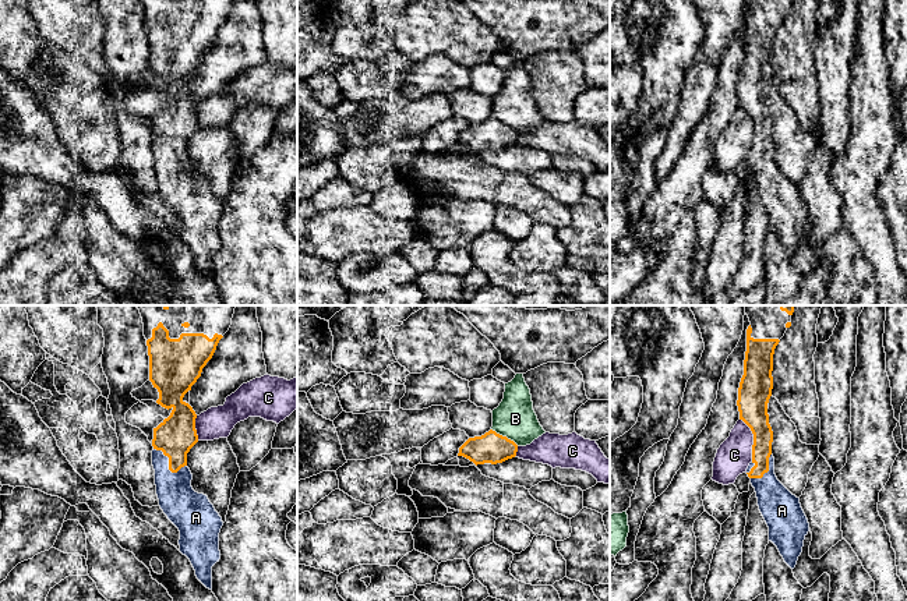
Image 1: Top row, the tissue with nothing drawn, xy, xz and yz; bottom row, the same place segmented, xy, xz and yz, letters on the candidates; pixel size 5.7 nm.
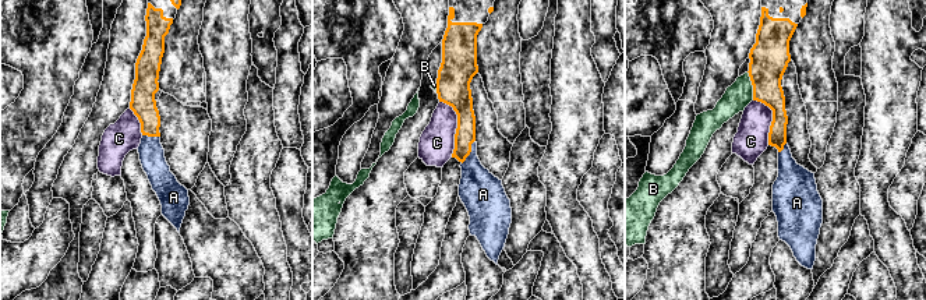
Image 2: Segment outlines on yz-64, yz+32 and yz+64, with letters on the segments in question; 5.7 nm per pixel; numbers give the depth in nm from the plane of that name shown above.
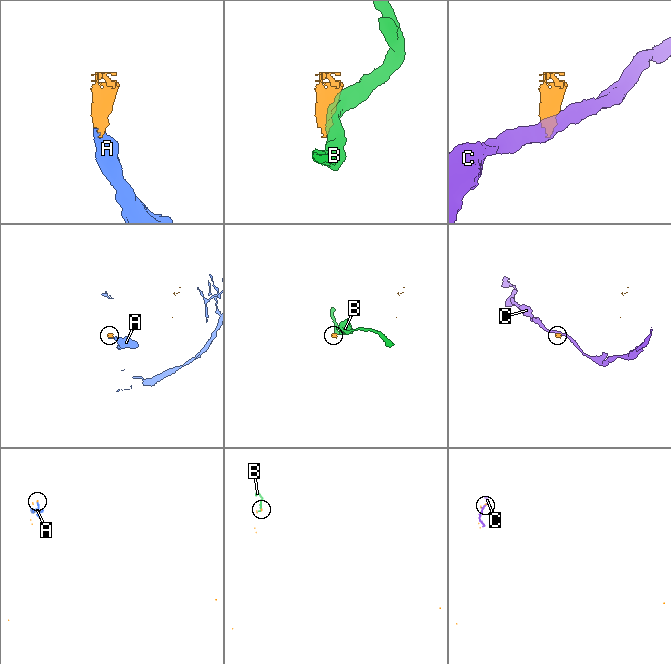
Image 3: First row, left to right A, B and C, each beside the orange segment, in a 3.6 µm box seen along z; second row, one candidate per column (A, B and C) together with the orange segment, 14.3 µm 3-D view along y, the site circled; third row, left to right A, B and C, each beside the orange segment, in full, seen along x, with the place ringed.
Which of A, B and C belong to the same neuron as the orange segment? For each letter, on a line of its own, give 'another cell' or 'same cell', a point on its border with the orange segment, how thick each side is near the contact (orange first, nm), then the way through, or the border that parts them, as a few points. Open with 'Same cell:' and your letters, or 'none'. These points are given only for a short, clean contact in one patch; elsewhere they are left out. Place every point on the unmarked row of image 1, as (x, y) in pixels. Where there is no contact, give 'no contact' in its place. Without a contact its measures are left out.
Same cell: A
A: same cell | xy (169, 152) | 220/220 nm | across xy (176, 123), (170, 131), (169, 152), (177, 187)
B: another cell | xz (505, 124) | 180/240 nm | along xz (491, 116), (518, 133)
C: another cell | yz (754, 127) | 180/200 nm | along yz (740, 106), (752, 122), (752, 148)

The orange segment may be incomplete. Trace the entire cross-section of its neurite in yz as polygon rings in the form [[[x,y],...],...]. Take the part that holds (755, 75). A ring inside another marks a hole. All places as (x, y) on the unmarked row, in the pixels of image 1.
[[[745,0],[751,13],[747,17],[747,39],[744,63],[738,75],[738,99],[754,121],[752,149],[747,156],[751,172],[755,176],[759,198],[769,215],[772,229],[784,250],[794,257],[802,240],[805,223],[809,219],[808,206],[801,195],[800,185],[793,183],[774,162],[774,145],[772,142],[773,119],[769,112],[767,91],[773,77],[773,42],[780,26],[791,14],[793,0]]]

